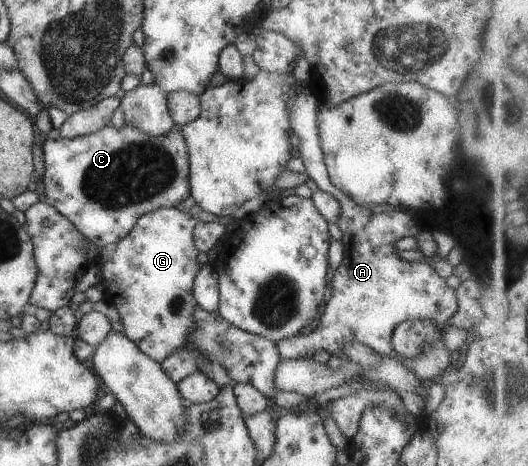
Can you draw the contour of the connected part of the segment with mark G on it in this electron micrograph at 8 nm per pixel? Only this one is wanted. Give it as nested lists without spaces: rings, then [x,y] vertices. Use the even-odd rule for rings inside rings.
[[[174,207],[148,211],[137,218],[133,229],[130,229],[125,237],[101,247],[90,263],[99,267],[103,297],[117,309],[123,325],[121,332],[137,346],[137,349],[158,364],[175,349],[191,345],[189,335],[195,331],[193,309],[198,303],[193,299],[191,287],[195,275],[199,273],[199,267],[202,267],[197,261],[198,253],[193,245],[192,229],[196,222],[188,212]]]

